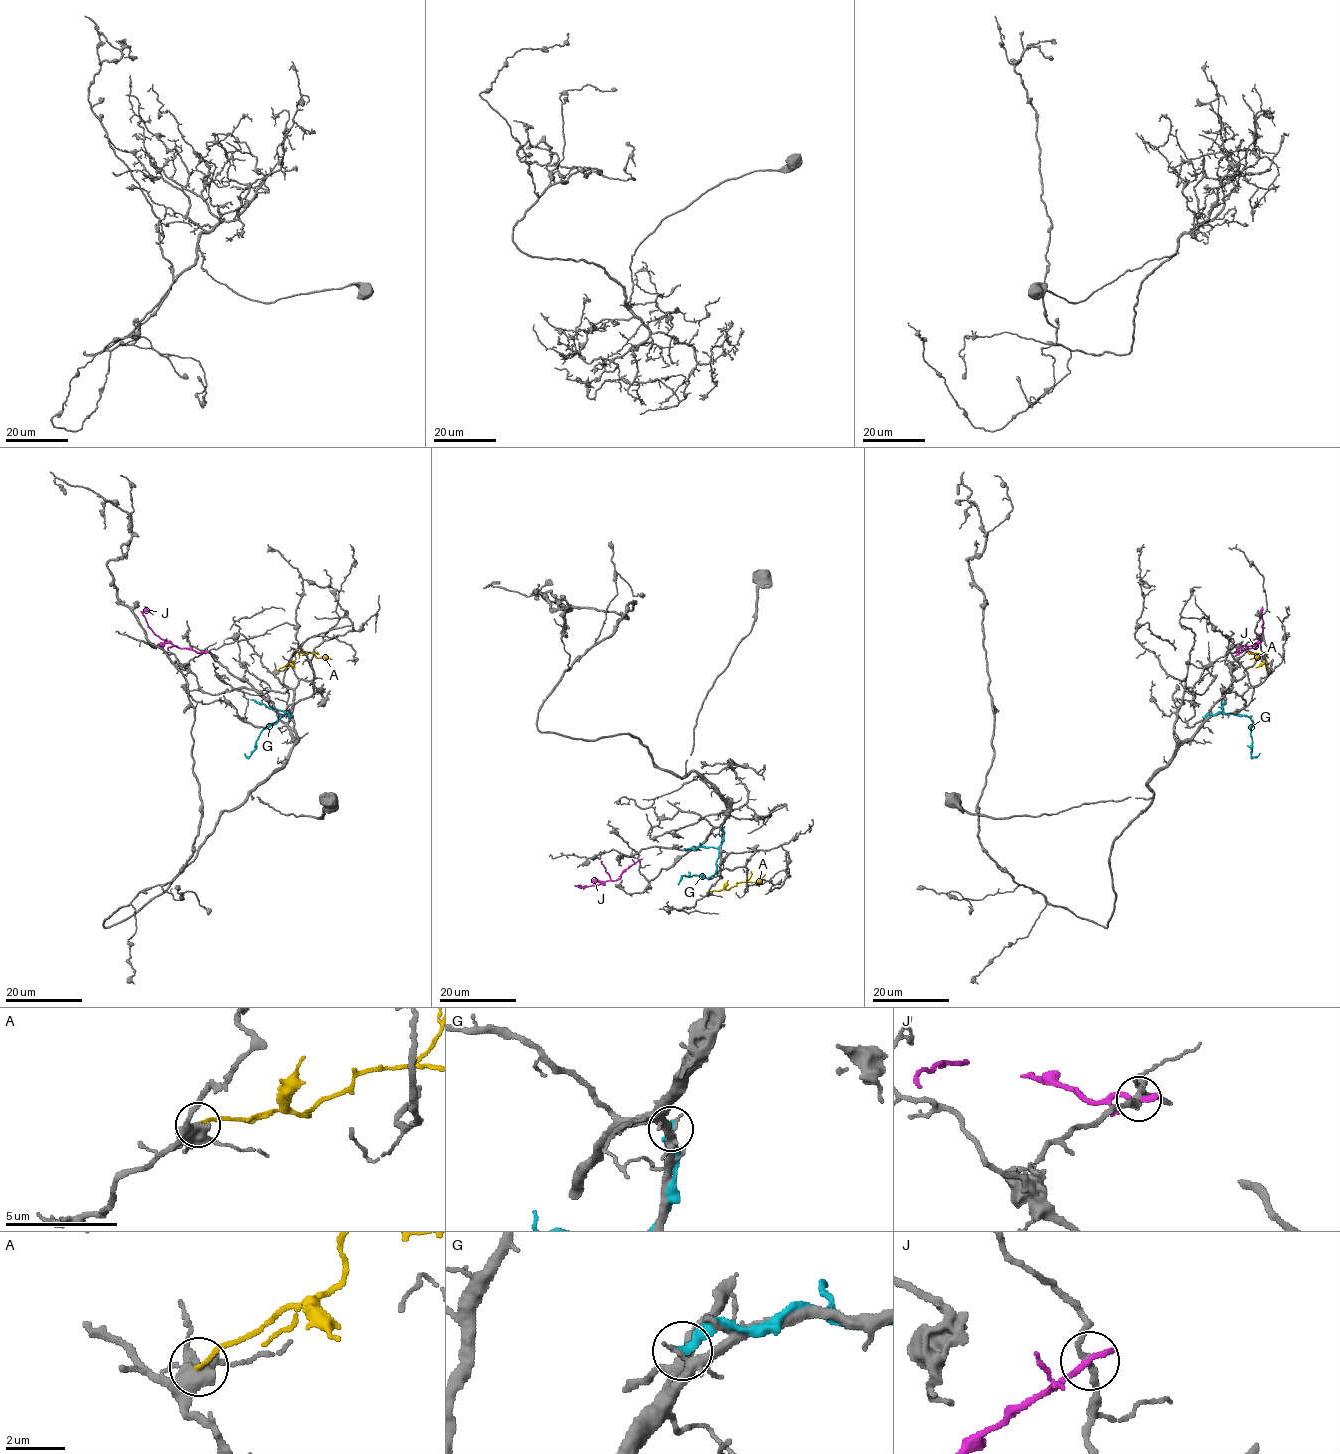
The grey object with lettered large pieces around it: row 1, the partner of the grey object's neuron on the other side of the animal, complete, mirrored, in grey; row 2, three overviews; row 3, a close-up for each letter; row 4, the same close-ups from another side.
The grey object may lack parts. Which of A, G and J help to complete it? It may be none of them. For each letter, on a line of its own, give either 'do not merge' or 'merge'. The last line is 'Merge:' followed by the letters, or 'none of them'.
A: do not merge
G: do not merge
J: do not merge
Merge: none of them

